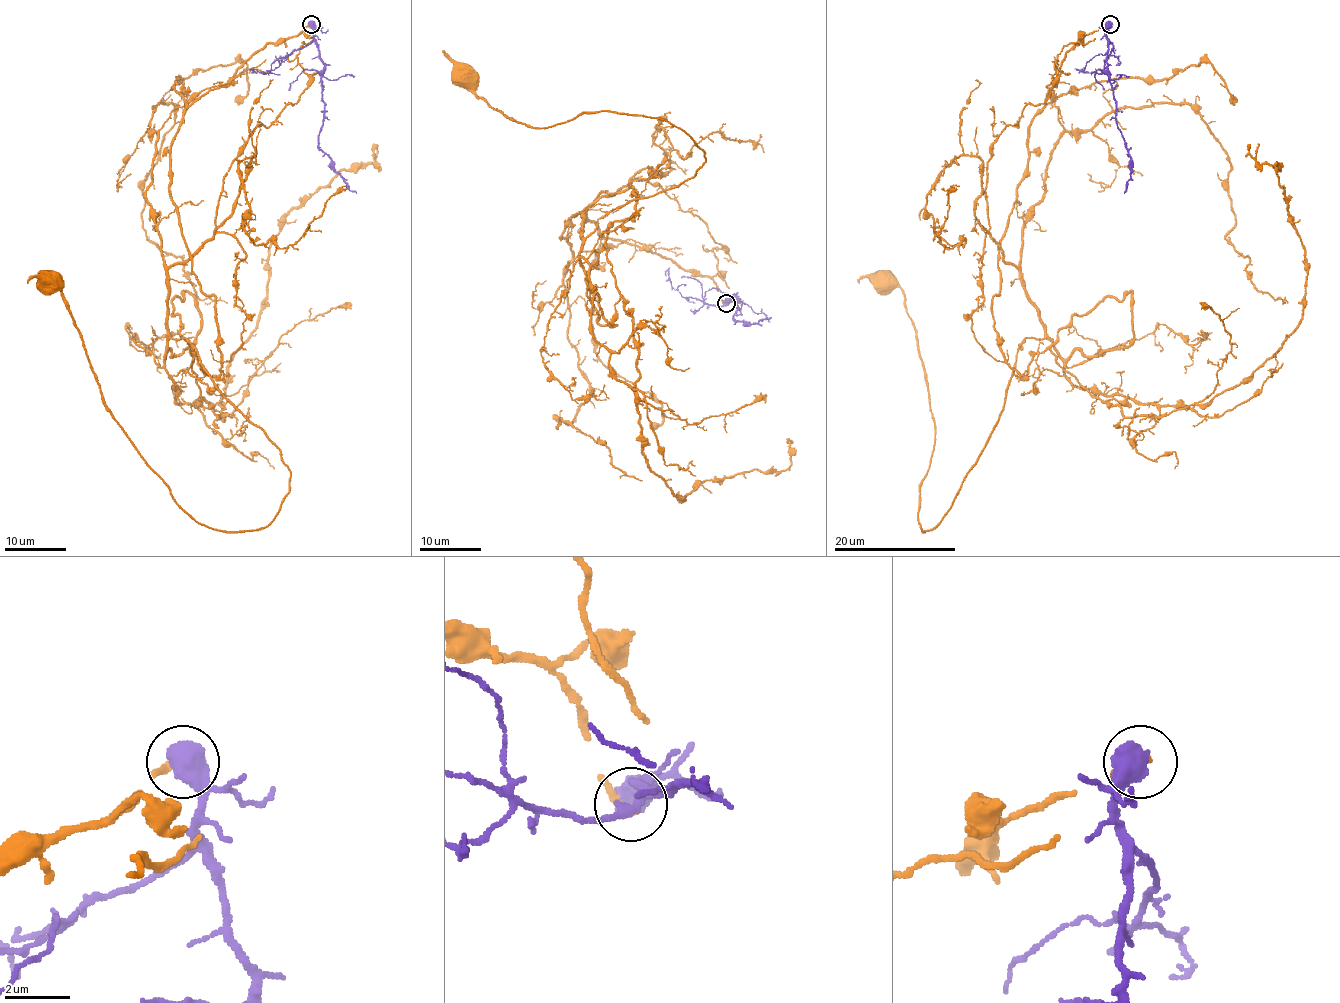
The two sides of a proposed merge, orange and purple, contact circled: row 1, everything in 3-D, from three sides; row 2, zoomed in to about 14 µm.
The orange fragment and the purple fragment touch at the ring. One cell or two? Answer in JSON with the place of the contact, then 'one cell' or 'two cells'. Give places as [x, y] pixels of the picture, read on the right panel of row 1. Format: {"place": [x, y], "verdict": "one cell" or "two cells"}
{"place": [1110, 24], "verdict": "two cells"}

